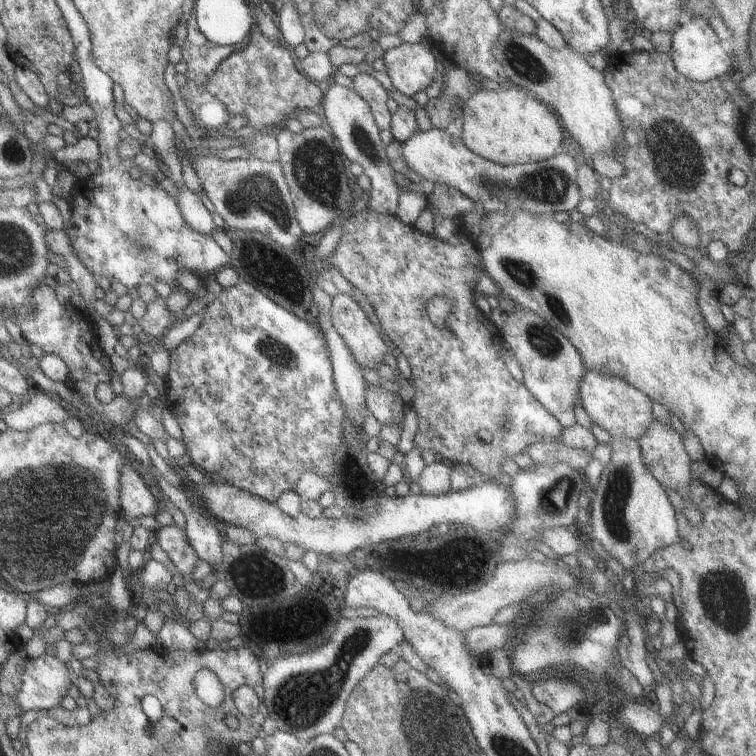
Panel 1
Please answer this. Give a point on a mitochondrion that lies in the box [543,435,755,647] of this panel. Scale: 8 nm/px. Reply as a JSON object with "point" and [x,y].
{"point":[723,595]}

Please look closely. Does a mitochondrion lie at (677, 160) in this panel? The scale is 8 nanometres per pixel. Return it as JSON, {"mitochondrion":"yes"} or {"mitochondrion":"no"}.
{"mitochondrion":"yes"}

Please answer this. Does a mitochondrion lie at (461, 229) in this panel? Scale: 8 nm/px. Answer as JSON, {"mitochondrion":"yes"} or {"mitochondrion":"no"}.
{"mitochondrion":"no"}

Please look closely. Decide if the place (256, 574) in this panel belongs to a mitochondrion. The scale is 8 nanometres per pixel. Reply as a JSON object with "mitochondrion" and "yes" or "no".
{"mitochondrion":"yes"}

